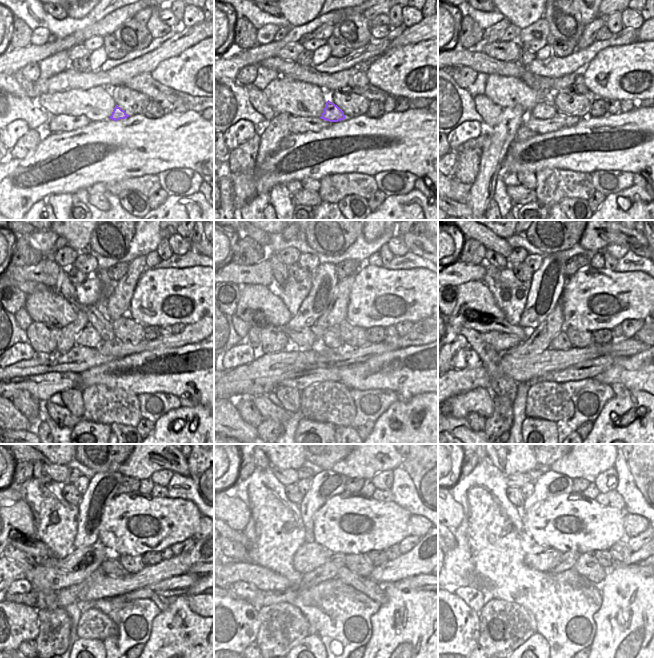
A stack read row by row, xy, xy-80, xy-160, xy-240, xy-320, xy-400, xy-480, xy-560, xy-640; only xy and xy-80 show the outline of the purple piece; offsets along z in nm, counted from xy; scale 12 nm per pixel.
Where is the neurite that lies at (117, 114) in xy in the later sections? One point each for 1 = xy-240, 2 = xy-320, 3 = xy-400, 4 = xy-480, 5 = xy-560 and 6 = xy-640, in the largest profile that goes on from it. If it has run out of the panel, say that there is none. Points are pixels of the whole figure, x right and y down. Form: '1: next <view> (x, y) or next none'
1: next xy-240 (88, 337)
2: next xy-320 (304, 339)
3: next xy-400 (502, 325)
4: next xy-480 (37, 549)
5: next xy-560 (238, 536)
6: next none

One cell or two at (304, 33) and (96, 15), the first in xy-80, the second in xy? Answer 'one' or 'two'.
two

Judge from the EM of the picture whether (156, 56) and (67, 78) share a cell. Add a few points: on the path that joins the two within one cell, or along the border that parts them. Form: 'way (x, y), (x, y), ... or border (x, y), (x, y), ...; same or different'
way (134, 67), (112, 78), (89, 78); same

